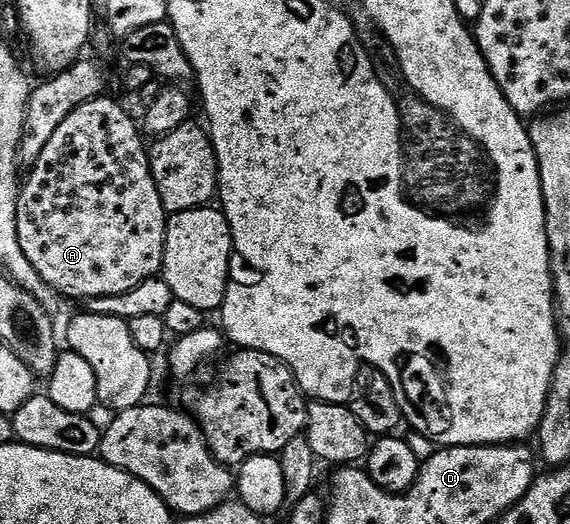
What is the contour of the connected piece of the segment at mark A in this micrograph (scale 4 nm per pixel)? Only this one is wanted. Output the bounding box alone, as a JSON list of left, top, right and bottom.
[16,96,168,300]

